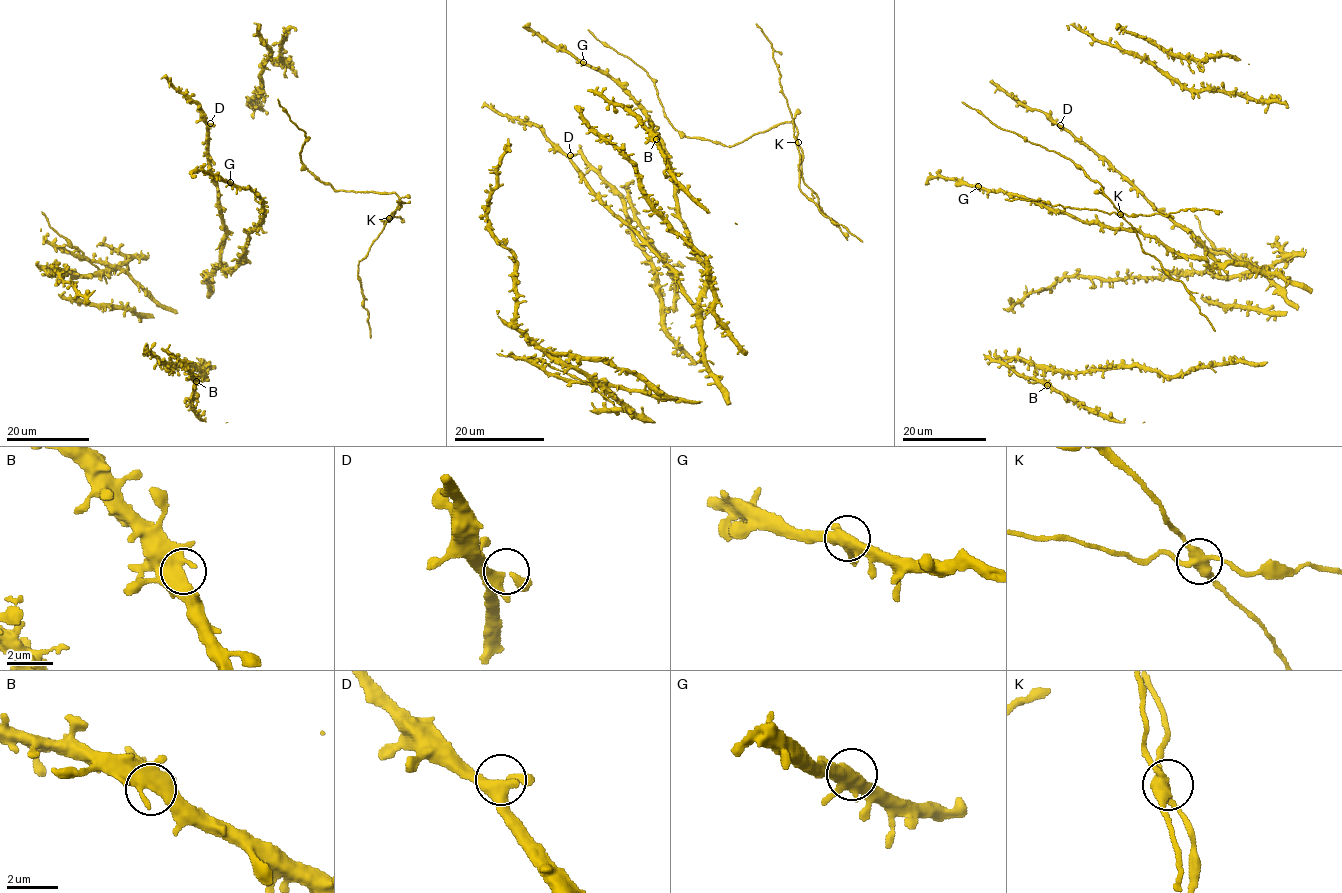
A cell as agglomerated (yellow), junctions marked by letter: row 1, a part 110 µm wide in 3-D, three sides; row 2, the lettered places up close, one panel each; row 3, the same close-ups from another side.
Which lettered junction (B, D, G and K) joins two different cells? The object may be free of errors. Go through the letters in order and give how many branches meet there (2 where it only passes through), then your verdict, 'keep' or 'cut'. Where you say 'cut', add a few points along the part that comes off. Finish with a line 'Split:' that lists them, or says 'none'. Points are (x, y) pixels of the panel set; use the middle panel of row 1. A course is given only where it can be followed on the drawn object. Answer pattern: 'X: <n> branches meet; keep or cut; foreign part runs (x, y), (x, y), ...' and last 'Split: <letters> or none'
B: 4 branches meet; keep
D: 4 branches meet; keep
G: 4 branches meet; keep
K: 4 branches meet; cut; foreign part runs (797, 142), (771, 42), (756, 23)
Split: K

